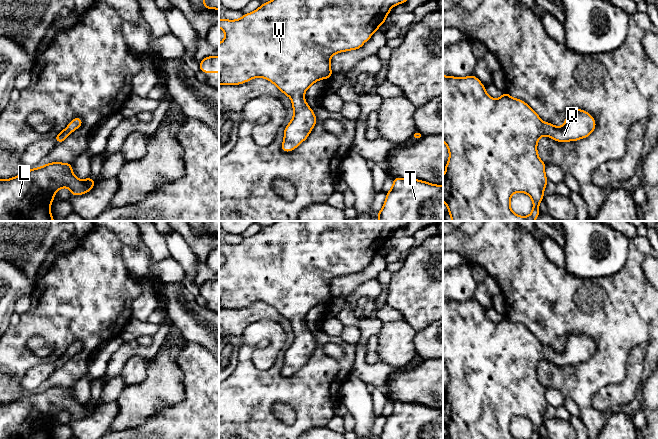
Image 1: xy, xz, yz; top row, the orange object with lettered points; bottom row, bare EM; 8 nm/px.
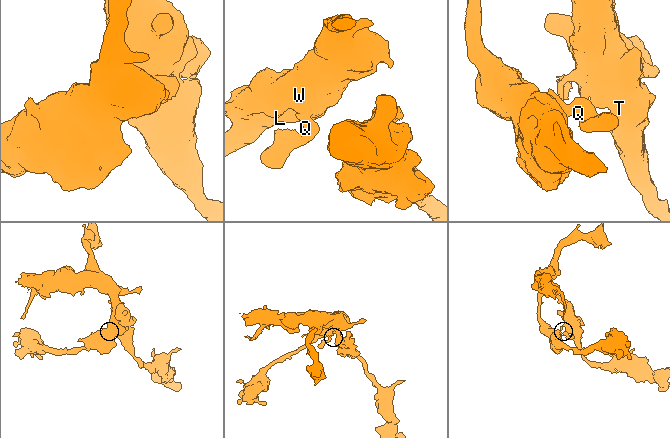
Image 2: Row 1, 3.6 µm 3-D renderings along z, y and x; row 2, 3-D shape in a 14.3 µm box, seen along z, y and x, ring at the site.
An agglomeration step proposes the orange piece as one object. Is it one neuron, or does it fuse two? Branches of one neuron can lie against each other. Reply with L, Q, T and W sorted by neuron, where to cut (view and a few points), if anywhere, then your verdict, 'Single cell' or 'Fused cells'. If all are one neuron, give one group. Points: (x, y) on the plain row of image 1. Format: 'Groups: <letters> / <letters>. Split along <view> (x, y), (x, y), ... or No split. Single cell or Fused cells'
Groups: L Q T W. No split. Single cell

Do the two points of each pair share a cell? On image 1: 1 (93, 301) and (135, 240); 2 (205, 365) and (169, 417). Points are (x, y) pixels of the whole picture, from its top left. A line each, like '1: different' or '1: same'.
1: different
2: same

